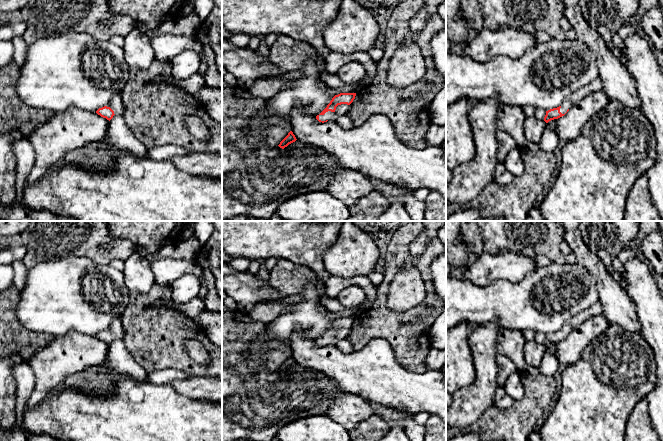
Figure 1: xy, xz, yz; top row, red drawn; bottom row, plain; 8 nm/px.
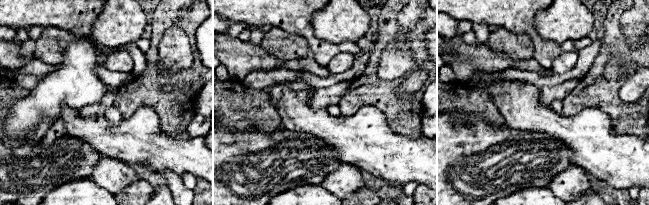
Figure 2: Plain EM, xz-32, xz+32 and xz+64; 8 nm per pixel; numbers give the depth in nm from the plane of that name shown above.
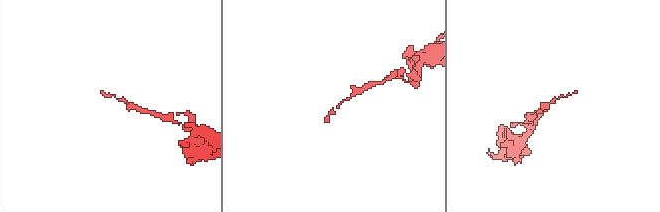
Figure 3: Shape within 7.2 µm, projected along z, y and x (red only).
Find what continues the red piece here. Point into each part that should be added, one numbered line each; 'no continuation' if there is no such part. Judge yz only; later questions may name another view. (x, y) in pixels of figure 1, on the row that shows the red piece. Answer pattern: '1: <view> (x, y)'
1: yz (596, 85)

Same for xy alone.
1: xy (116, 104)

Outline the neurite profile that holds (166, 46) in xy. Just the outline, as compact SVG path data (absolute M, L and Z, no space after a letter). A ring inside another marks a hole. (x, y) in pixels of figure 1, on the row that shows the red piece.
M157 34L150 37L151 44L154 48L156 59L163 62L170 62L178 53L191 49L198 53L201 59L201 65L197 74L204 77L207 60L203 52L203 44L196 36L177 36L172 34Z

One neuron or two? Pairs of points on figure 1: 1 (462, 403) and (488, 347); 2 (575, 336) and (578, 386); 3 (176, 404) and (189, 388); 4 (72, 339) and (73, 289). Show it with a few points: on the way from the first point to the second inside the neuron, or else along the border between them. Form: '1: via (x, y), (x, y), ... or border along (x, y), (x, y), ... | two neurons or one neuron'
1: via (476, 389), (485, 380), (485, 361) | one neuron
2: border along (582, 357), (561, 369) | two neurons
3: border along (169, 384), (178, 392), (189, 397), (207, 400) | two neurons
4: border along (95, 335), (69, 330), (55, 337) | two neurons

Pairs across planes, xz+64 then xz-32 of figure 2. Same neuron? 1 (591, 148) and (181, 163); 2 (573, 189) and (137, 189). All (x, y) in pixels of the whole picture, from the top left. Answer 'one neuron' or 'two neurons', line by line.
1: one neuron
2: two neurons

